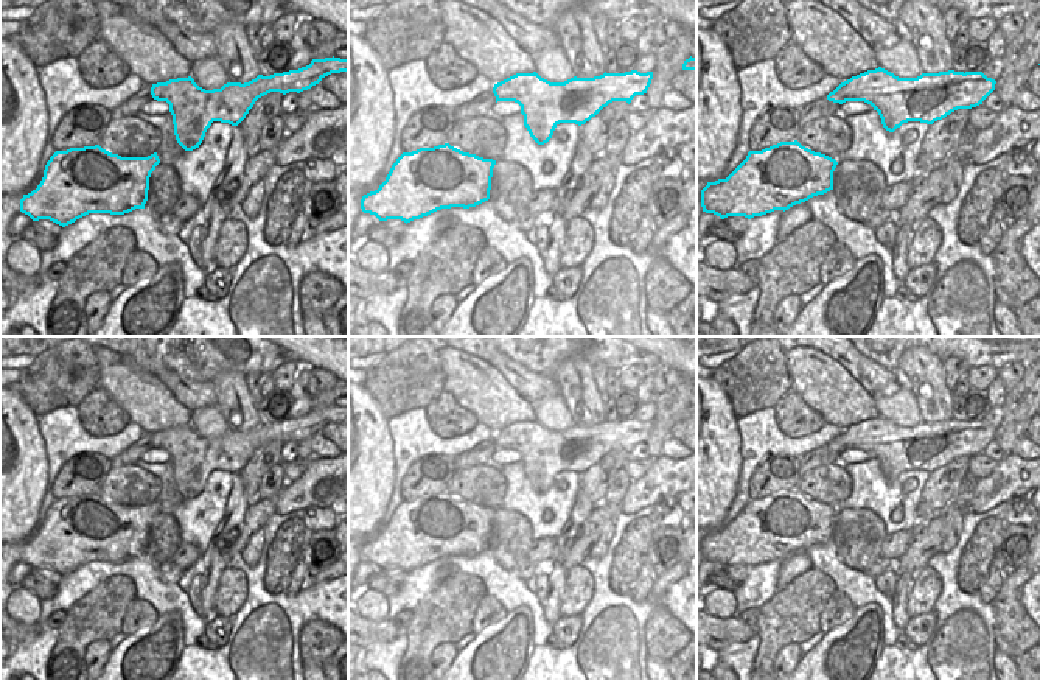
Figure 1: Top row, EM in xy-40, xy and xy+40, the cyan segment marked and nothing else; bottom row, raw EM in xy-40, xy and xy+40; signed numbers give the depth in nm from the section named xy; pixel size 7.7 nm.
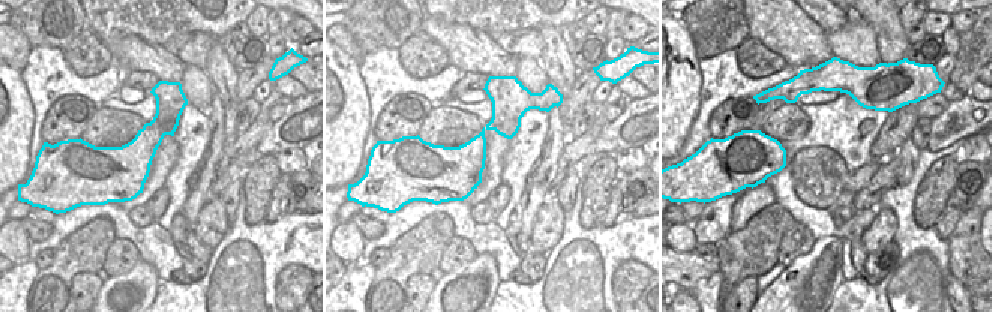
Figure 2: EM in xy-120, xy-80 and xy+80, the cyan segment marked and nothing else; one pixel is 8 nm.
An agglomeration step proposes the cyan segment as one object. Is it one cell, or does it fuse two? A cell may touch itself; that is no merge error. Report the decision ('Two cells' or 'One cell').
Two cells.

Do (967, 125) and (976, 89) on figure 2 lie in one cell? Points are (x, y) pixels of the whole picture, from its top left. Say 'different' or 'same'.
different

